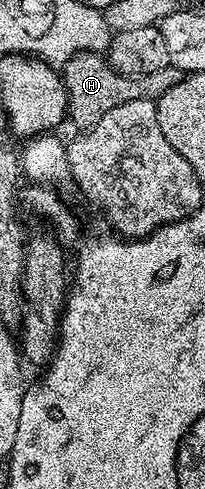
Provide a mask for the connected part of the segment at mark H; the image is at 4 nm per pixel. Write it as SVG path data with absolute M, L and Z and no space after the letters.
M82 51L69 62L62 64L61 74L67 90L67 119L76 123L76 128L92 127L109 109L117 109L117 105L125 105L125 101L141 101L153 99L158 101L168 89L173 89L177 81L181 81L185 72L168 65L165 69L156 69L154 73L144 75L126 75L113 69L110 62L100 52Z

